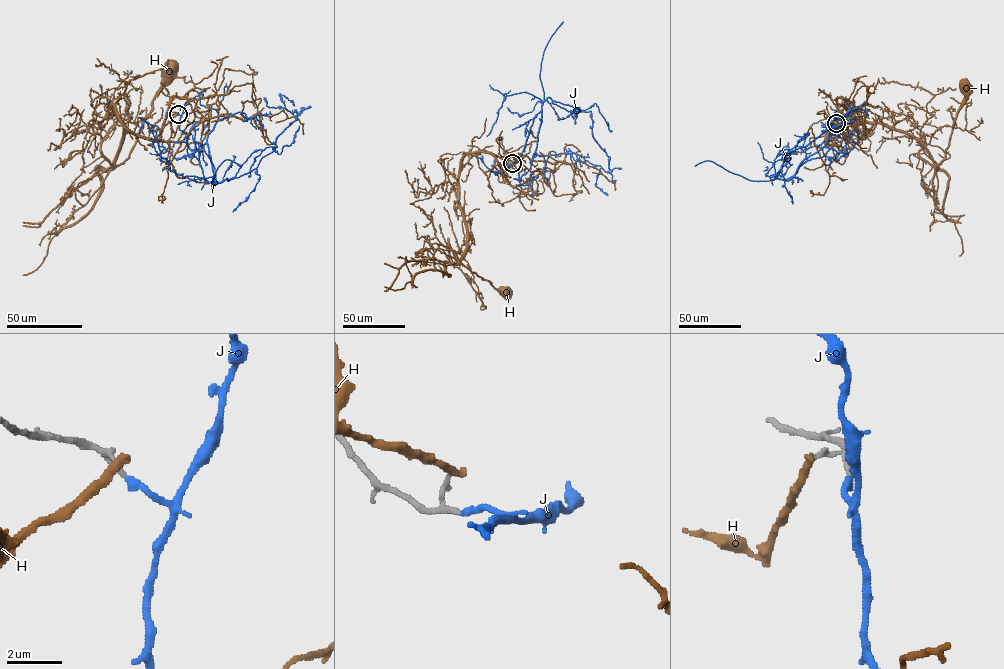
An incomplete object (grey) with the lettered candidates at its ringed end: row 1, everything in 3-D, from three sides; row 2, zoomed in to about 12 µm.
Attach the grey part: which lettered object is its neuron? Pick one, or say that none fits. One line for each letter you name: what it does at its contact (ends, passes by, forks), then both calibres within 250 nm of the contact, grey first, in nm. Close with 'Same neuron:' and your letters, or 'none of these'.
J: it ends; calibres 220 and 280 nm
Same neuron: J

